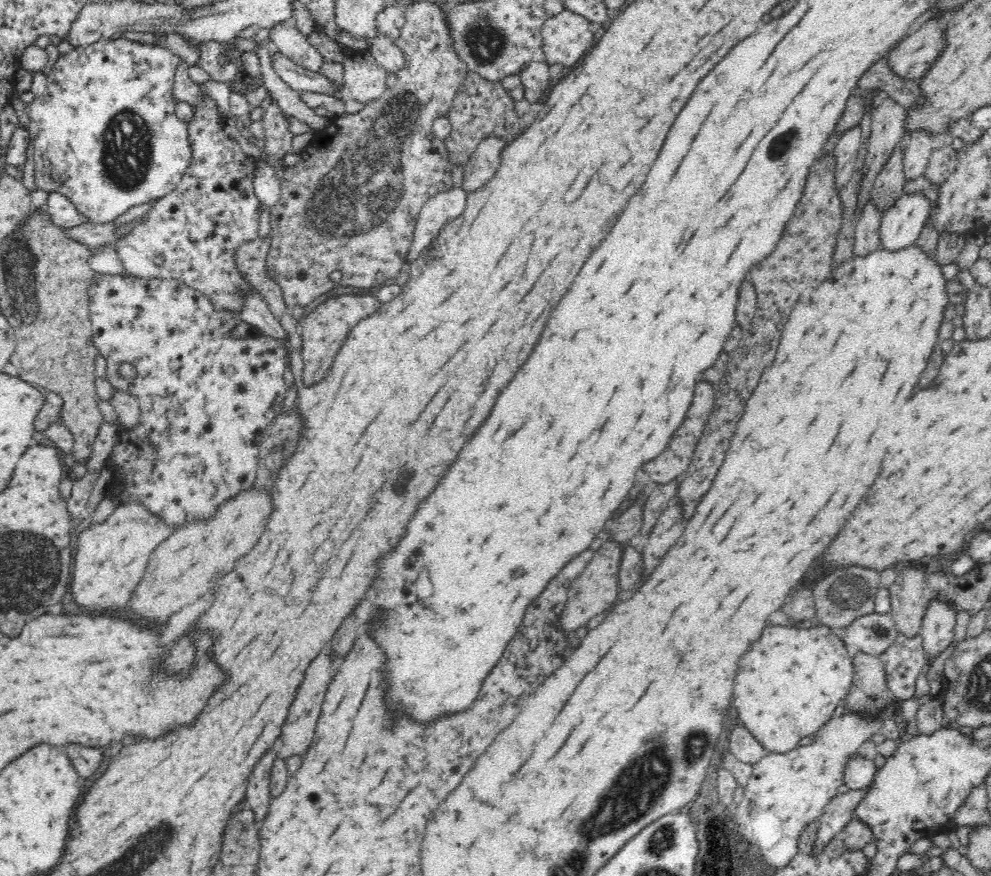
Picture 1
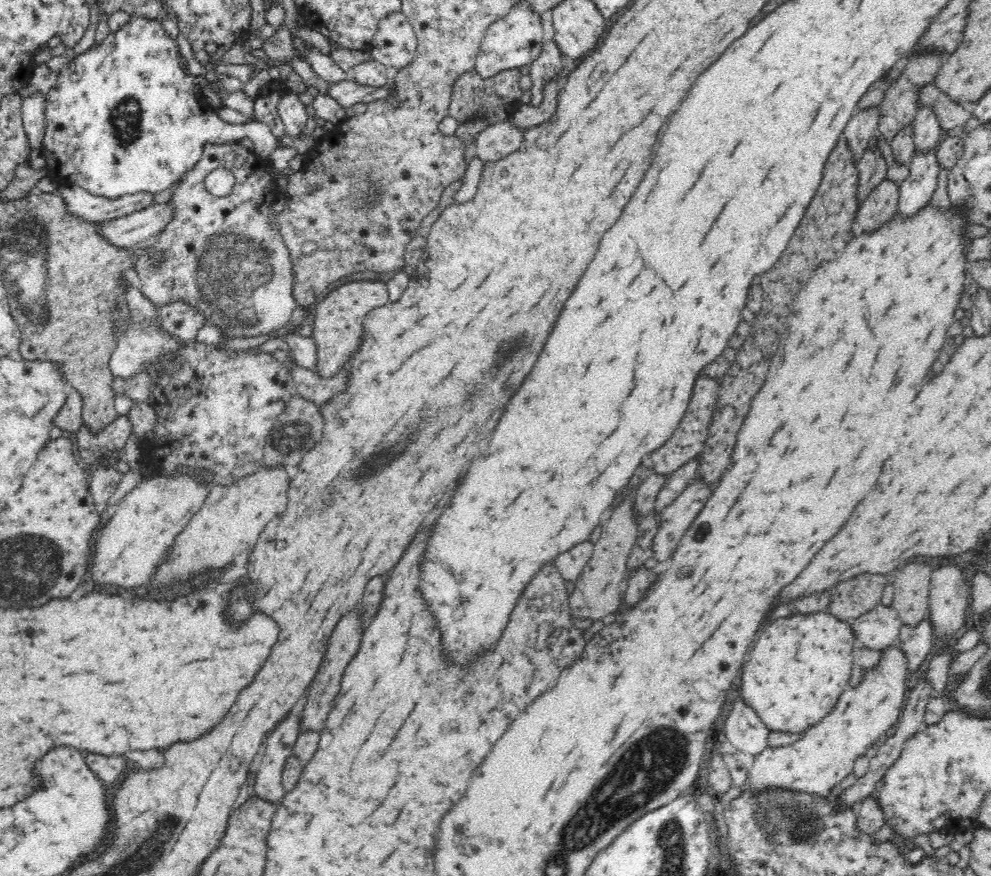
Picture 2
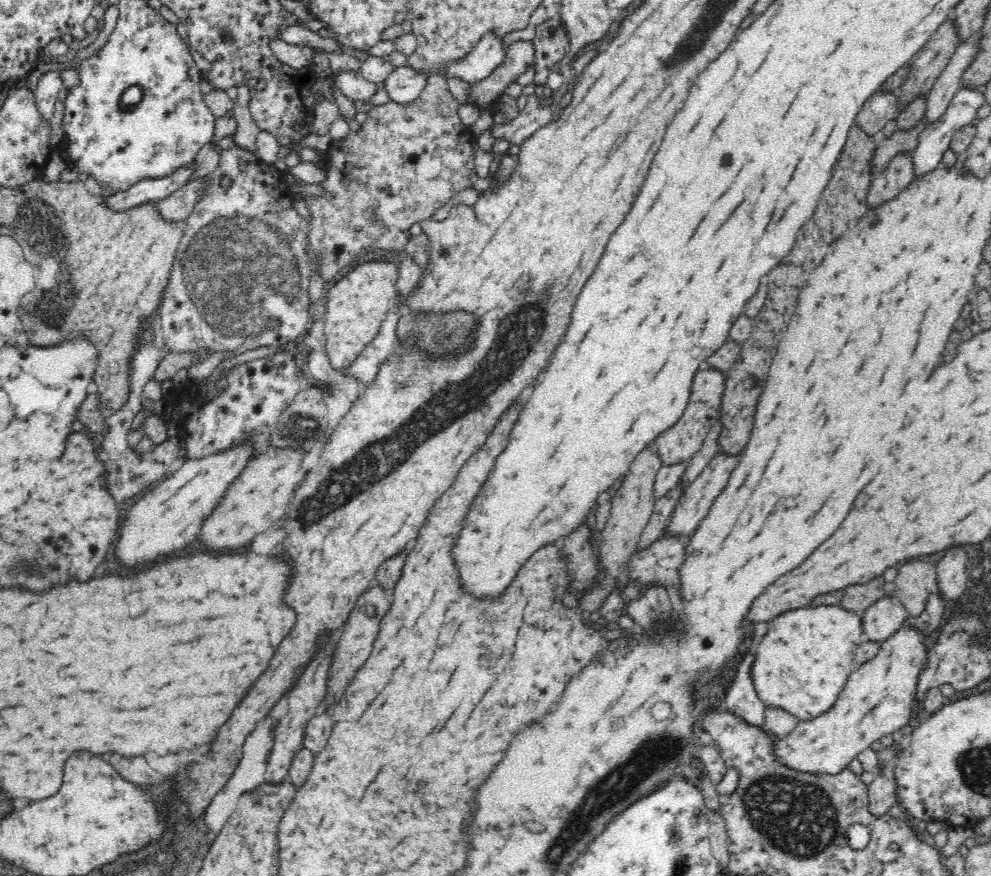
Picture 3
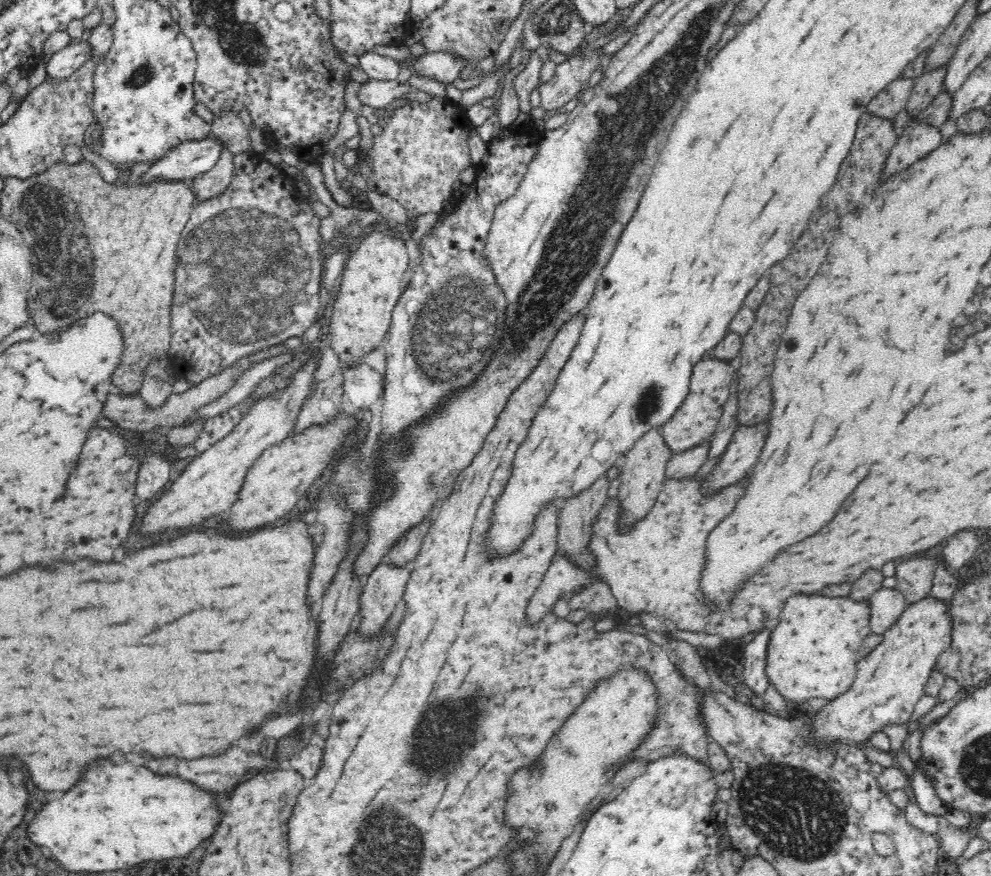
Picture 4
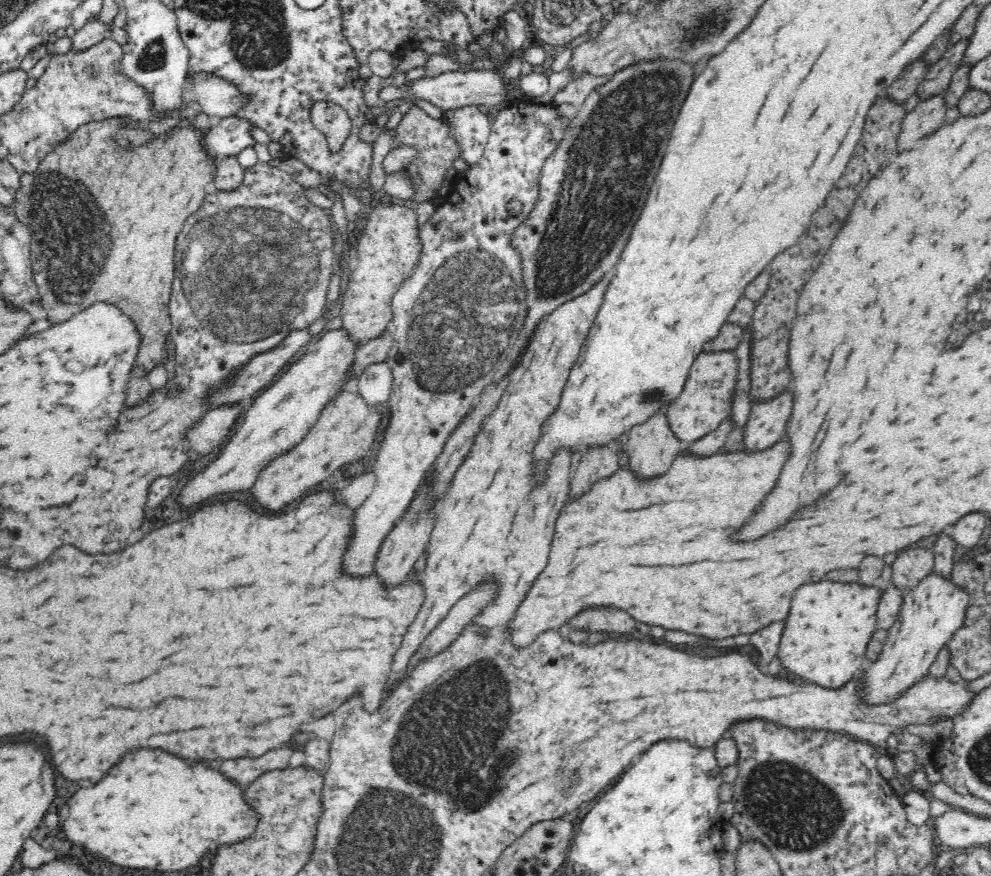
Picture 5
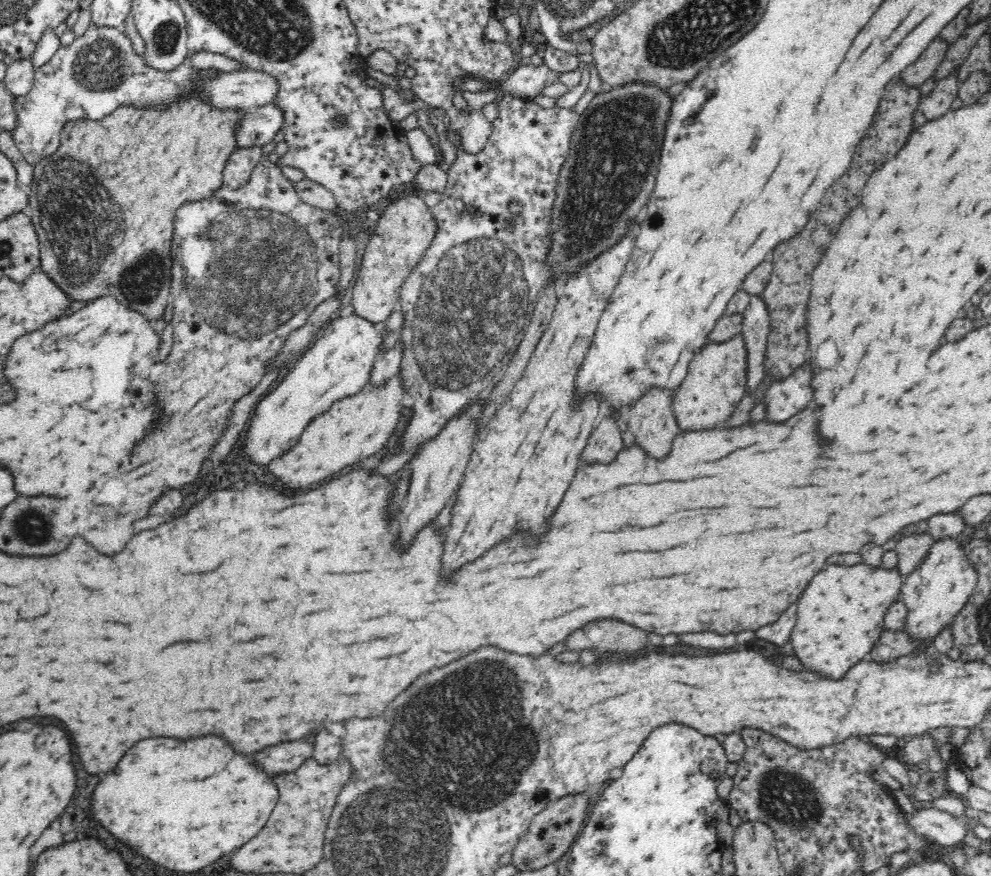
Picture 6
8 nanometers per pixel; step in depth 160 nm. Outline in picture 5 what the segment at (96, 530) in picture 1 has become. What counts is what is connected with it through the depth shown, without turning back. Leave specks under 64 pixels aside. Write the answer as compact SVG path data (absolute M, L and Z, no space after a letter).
M344 329L332 330L324 334L316 344L311 344L293 360L292 366L266 391L259 396L242 416L240 426L216 460L206 466L200 474L182 486L178 496L180 508L190 508L194 504L206 502L210 496L238 492L250 488L258 478L258 472L272 461L274 456L292 450L305 437L308 428L316 422L329 401L348 380L348 368L358 346L350 341Z

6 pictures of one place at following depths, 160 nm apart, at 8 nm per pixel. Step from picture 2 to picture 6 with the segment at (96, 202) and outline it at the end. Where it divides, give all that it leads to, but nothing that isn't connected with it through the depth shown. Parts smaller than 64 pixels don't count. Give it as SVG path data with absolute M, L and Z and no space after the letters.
M270 103L242 114L241 120L234 124L236 148L264 146L272 141L284 123L283 112Z

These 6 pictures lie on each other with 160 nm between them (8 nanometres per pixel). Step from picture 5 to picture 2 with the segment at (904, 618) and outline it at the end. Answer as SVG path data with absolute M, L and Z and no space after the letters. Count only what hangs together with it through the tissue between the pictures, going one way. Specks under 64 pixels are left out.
M889 647L884 657L880 659L875 669L872 669L864 680L857 686L846 689L834 705L830 714L811 726L802 738L790 746L768 747L754 757L754 762L747 774L746 786L754 797L759 797L766 791L784 789L792 793L810 793L816 797L832 797L838 789L838 784L853 772L856 758L865 754L869 746L875 742L888 728L895 726L904 706L904 692L906 692L906 657L900 647Z

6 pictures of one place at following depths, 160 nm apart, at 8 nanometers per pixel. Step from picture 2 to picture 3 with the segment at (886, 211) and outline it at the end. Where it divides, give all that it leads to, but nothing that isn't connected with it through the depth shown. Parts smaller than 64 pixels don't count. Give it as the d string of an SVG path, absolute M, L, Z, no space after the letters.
M910 153L897 154L885 169L874 174L866 196L870 208L878 208L884 202L896 198L914 178Z

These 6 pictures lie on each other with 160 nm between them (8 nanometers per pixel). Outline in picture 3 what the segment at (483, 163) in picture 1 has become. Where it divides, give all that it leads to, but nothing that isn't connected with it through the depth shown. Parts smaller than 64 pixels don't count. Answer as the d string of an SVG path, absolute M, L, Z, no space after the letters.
M532 99L527 101L526 107L509 122L494 124L490 130L492 142L504 139L508 146L520 146L529 136L532 136L539 128L550 123L553 114L553 107L540 106Z

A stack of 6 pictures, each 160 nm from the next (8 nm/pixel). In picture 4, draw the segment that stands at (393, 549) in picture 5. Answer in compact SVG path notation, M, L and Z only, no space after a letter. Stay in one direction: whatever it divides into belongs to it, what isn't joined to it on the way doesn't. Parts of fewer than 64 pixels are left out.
M382 562L368 578L362 588L360 602L360 636L374 636L392 616L396 604L400 602L406 582L410 578L408 568L392 568Z

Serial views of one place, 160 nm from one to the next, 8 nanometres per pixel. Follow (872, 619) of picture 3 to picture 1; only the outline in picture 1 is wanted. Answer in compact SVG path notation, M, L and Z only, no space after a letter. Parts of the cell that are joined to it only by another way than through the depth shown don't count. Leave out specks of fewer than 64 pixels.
M870 613L854 618L843 627L844 646L856 646L859 653L879 656L896 640L898 629L891 613Z

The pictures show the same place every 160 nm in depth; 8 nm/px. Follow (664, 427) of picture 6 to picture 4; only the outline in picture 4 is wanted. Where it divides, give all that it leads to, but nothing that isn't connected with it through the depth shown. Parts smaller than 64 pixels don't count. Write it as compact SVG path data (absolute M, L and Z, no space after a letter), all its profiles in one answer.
M654 428L648 434L644 434L634 448L626 454L626 464L622 468L622 476L620 476L620 492L618 492L618 500L620 500L620 530L626 532L632 528L632 524L636 520L642 520L654 506L658 494L662 492L662 484L664 484L664 470L666 470L666 462L670 460L672 451L668 449L668 445L664 443L664 439L660 436L660 432Z

